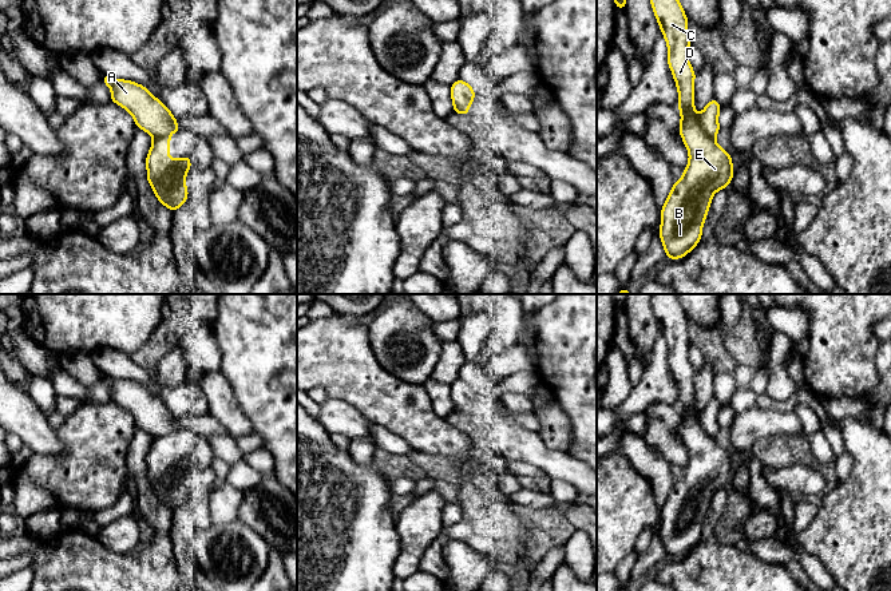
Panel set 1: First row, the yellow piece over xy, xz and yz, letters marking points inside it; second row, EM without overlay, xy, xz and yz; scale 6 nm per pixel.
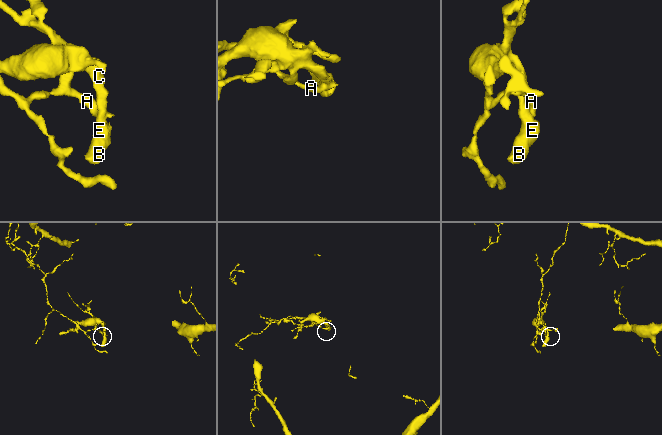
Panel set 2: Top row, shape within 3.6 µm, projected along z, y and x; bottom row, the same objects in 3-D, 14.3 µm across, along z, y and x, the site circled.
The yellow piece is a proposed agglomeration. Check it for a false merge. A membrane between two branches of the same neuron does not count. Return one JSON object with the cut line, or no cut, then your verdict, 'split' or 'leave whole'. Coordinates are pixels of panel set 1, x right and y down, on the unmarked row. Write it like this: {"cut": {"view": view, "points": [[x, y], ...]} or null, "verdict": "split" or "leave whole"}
{"cut": {"view": "yz", "points": [[699, 416], [701, 428], [713, 439]]}, "verdict": "split"}

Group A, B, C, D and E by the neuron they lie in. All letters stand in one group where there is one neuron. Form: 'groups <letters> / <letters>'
groups A / B C D E

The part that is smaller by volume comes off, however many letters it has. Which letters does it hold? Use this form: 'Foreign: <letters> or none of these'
Foreign: B, C, D, E

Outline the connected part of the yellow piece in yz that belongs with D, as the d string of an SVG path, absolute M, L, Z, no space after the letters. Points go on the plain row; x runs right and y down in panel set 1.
M650 294L650 304L668 342L668 364L678 389L680 435L689 451L689 463L684 468L682 477L673 484L661 508L660 538L662 546L668 559L678 559L692 551L700 542L712 497L717 489L725 489L733 477L734 469L732 456L704 432L698 420L700 416L694 410L696 372L688 360L690 346L688 317L680 300L676 294Z

